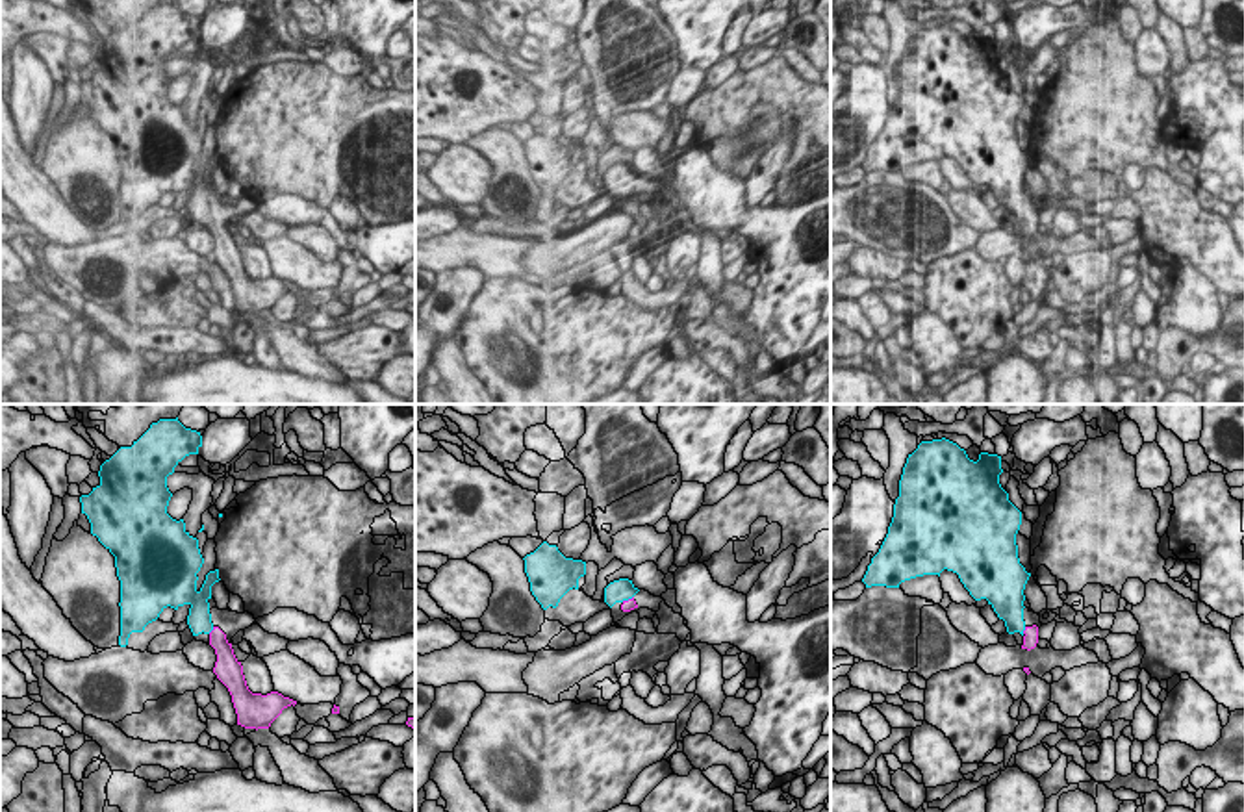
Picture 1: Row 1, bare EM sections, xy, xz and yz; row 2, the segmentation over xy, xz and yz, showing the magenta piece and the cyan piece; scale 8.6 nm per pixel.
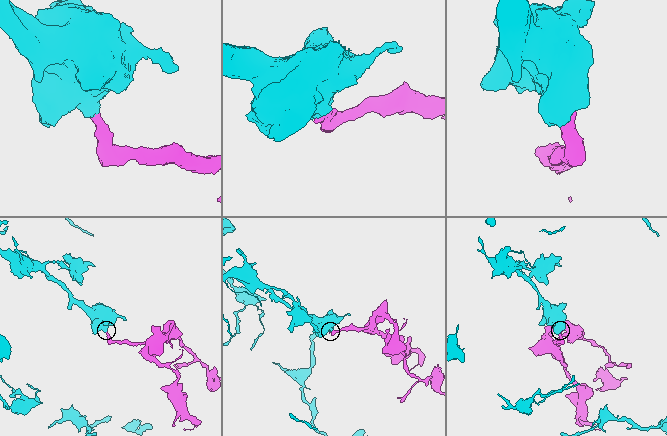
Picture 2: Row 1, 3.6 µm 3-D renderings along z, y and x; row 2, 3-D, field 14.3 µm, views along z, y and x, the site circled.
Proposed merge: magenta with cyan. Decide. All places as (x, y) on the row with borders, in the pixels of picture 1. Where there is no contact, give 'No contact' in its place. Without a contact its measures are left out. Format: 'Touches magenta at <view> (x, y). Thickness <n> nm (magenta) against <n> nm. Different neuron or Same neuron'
Touches magenta at xy (212, 631). Thickness 160 nm (magenta) against 220 nm. Same neuron

